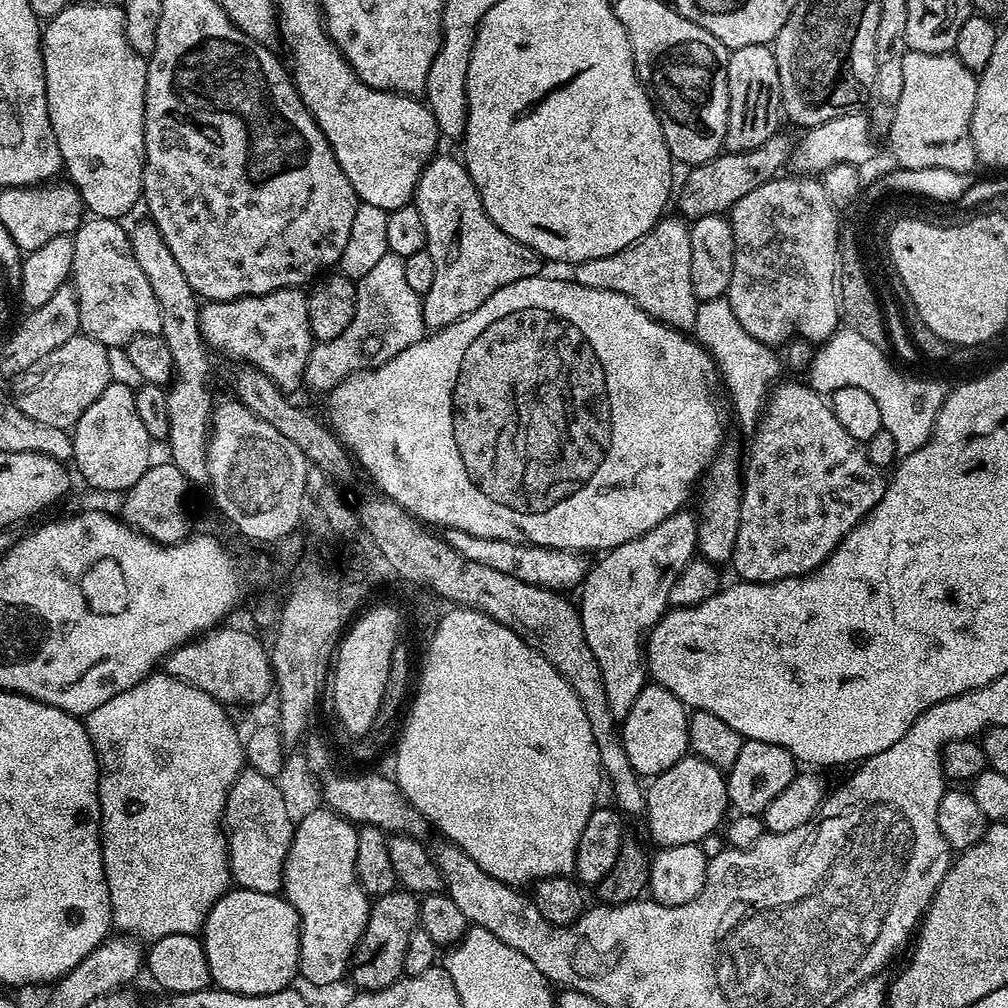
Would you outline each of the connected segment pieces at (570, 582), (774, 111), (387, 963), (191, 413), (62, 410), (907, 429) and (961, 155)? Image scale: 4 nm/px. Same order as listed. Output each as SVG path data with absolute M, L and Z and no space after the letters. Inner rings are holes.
M457 528L447 529L442 537L453 550L458 554L462 554L462 558L470 558L470 562L478 562L482 566L491 566L493 570L498 570L502 574L510 574L522 582L538 584L541 588L551 588L553 590L568 590L564 588L579 589L584 582L584 575L586 575L590 567L589 561L584 561L585 557L578 552L567 552L557 548L542 548L533 544L515 544L514 542L495 540L494 538L478 538L474 534L466 534Z
M767 44L735 49L728 57L728 125L724 148L730 152L754 150L776 135L780 120L782 105L775 51Z
M393 890L371 901L366 930L357 942L350 961L350 980L352 976L357 989L377 992L404 975L406 945L410 942L410 934L416 931L419 922L420 900L411 892Z
M144 218L141 224L131 225L128 241L138 266L142 266L142 274L150 281L150 290L154 290L154 298L158 298L158 306L162 314L162 326L159 335L164 338L164 345L170 350L174 375L167 389L169 411L169 434L166 446L170 462L186 474L189 485L202 486L208 484L208 437L212 426L214 399L208 389L208 354L209 349L200 332L201 301L186 275L178 266L177 259L170 254L170 246L162 238L158 226L151 219Z
M78 334L70 342L62 342L58 350L46 354L38 367L20 373L11 381L11 399L30 418L46 422L46 426L58 426L65 430L76 427L78 418L86 414L86 409L98 402L98 394L113 383L112 360L109 349L94 338Z
M841 326L829 340L815 349L806 380L815 392L821 394L830 394L842 386L858 386L858 390L866 390L878 405L878 414L882 414L882 428L894 438L898 457L903 458L914 454L914 450L930 438L946 388L936 380L919 380L916 376L899 372L888 361L887 355L889 353L885 349L874 346L874 342L862 338L862 334Z
M909 50L902 58L902 98L890 117L888 144L901 168L942 167L971 173L978 161L970 134L978 76L954 54Z

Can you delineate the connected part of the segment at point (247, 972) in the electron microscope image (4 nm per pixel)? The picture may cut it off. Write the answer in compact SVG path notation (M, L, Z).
M239 886L233 887L231 890L224 893L224 895L218 898L218 902L214 902L214 906L208 912L208 917L204 920L204 927L202 929L202 939L204 942L204 953L206 954L206 962L210 966L210 974L212 975L212 984L217 988L226 990L227 992L237 992L238 994L246 994L247 996L261 996L262 994L274 994L275 992L281 992L282 989L289 987L293 982L292 979L297 979L298 969L300 966L300 916L294 910L294 906L289 900L285 900L283 895L280 894L262 894L258 890L246 890Z

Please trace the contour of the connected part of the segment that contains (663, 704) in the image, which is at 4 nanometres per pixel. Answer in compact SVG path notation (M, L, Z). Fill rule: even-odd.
M655 682L645 683L642 694L634 698L634 706L630 706L630 714L622 721L622 739L626 758L630 758L630 766L634 766L636 775L641 778L661 776L674 762L689 755L688 718L690 712L684 703L670 690Z

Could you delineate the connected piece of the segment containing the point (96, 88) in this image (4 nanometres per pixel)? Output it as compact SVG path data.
M69 3L66 10L47 21L42 28L42 47L44 50L44 77L46 78L46 102L50 114L50 126L54 130L54 138L58 138L58 150L62 161L63 171L68 172L70 181L76 193L80 195L85 209L92 216L101 216L107 220L120 220L131 210L135 204L139 205L144 190L144 95L146 94L146 74L148 62L140 56L126 42L126 30L124 29L123 7L112 4L76 4Z

